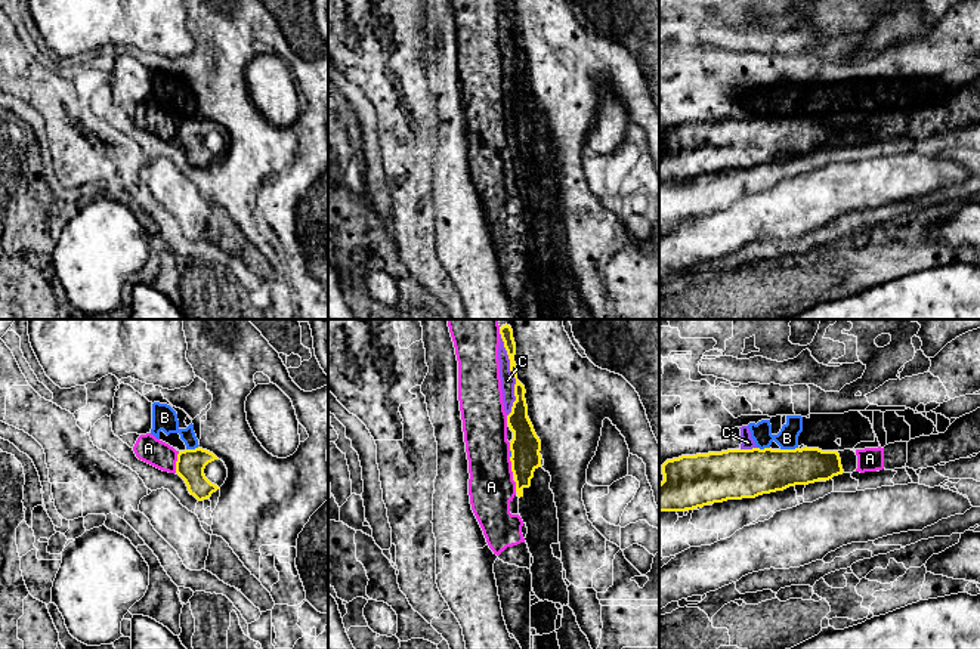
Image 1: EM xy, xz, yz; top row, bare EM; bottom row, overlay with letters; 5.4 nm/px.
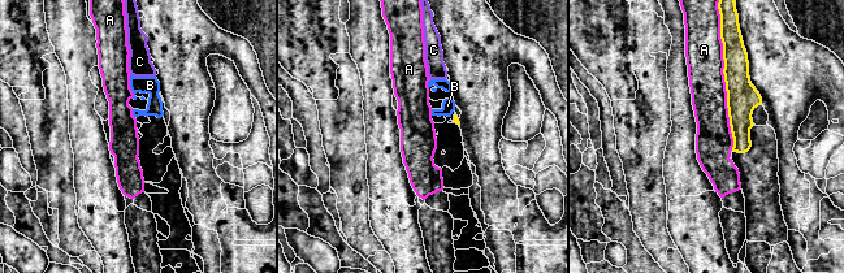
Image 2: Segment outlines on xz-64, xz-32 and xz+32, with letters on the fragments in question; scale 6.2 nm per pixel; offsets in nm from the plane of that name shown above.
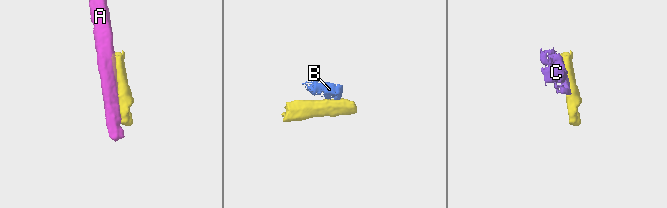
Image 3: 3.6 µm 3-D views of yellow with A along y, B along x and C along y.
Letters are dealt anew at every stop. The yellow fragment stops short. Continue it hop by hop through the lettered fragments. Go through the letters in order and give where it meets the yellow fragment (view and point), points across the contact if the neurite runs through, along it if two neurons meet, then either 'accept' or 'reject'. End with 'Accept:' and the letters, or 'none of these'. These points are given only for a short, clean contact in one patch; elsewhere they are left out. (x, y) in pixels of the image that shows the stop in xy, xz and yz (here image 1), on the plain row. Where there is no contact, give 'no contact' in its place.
A: xy (176, 130) | reject
B: yz (788, 119) | along yz (797, 116), (781, 119) | reject
C: xz (512, 42) | along xz (500, 2), (515, 48), (515, 70), (507, 85) | reject
Accept: none of these

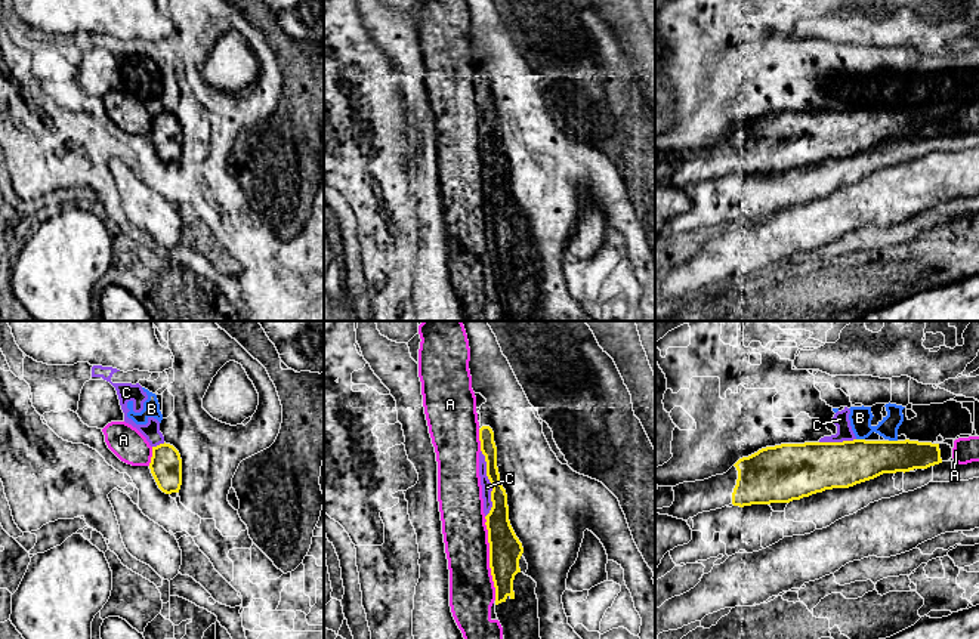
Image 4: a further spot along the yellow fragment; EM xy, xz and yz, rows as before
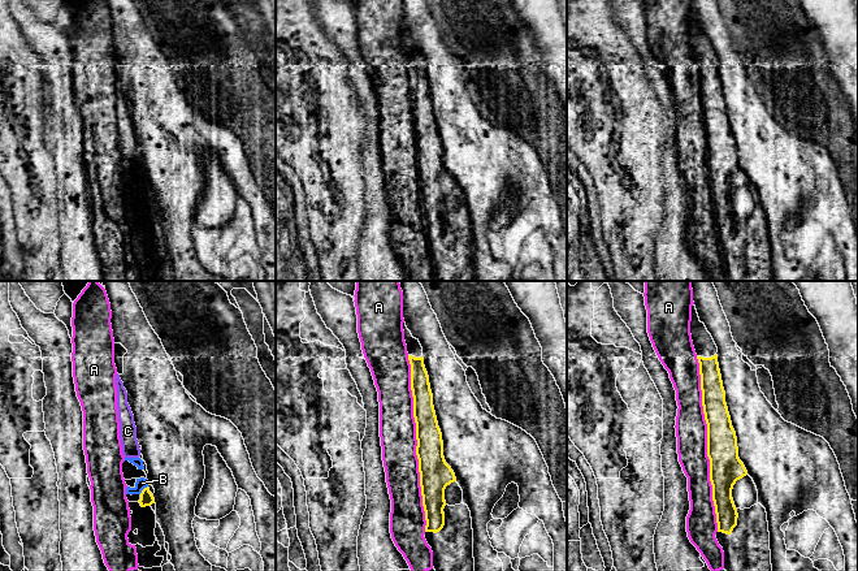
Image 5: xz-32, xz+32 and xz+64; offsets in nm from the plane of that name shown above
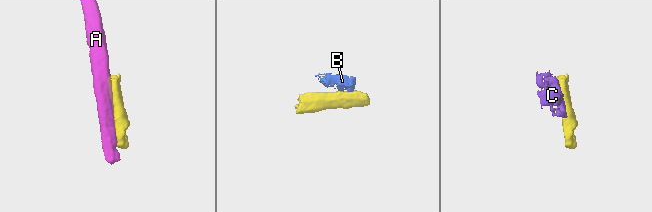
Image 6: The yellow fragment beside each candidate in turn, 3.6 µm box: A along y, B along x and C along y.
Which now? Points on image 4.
A: xz (490, 227) | reject
B: yz (861, 108) | along yz (856, 107), (864, 108) | reject
C: xz (491, 153) | along xz (481, 119), (491, 154), (491, 178), (485, 185) | reject
Accept: none of these

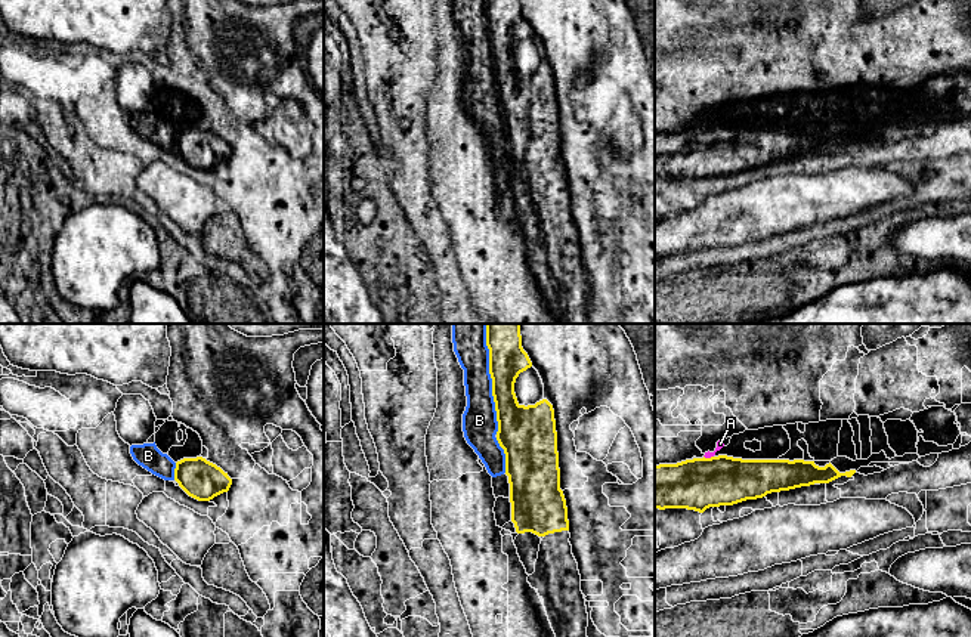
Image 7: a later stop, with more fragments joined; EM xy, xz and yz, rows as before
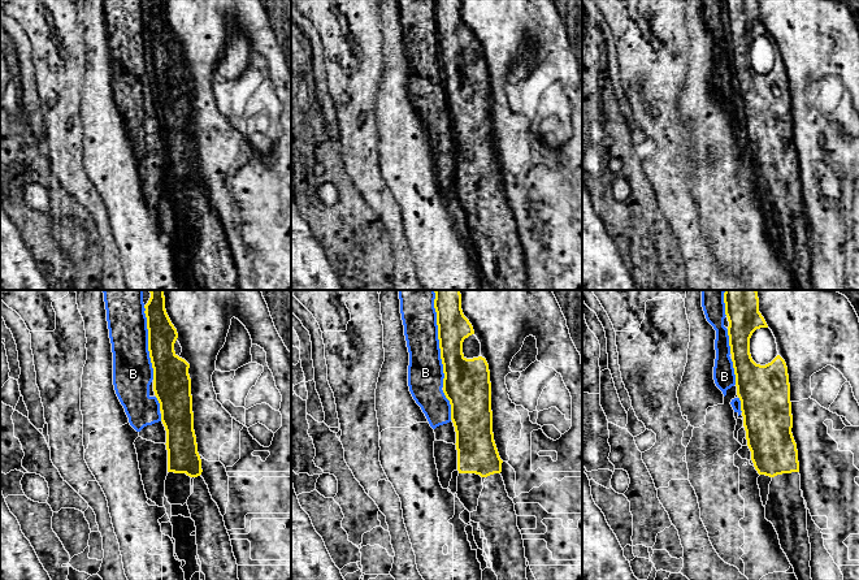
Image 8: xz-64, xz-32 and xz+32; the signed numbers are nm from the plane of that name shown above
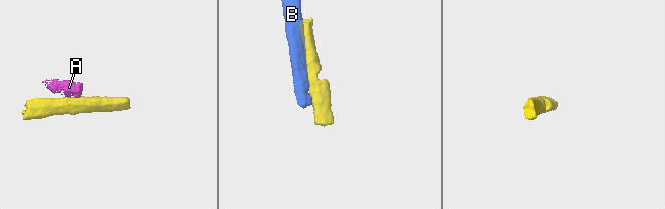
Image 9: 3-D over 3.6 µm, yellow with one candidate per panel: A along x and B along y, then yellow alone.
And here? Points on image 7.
A: yz (708, 127) | along yz (704, 124), (713, 126) | reject
B: xz (492, 52) | reject
Accept: none of these

